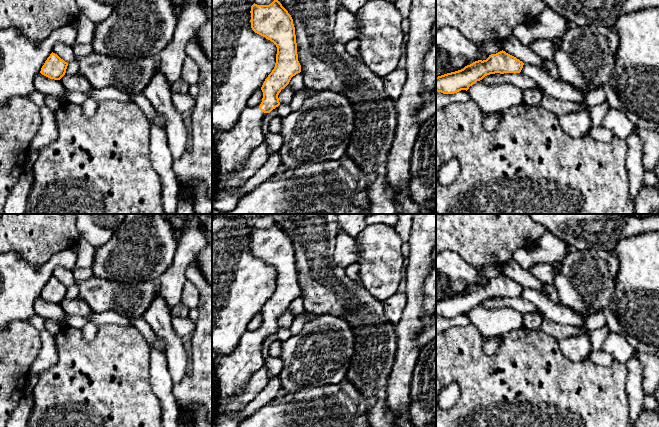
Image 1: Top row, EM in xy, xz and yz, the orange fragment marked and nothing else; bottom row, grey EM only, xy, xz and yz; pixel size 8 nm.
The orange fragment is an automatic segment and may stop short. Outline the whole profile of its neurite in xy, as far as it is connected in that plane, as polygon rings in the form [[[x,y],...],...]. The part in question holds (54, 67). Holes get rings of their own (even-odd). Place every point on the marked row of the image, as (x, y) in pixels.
[[[52,52],[42,66],[40,73],[50,79],[60,80],[65,75],[67,66],[67,62]]]

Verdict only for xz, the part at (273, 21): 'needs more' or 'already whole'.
needs more

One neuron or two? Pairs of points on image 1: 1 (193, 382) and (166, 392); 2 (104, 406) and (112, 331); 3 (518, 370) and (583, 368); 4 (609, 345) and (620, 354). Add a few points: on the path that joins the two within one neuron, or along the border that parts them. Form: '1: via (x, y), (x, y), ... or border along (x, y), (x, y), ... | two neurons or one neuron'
1: border along (172, 383), (172, 394), (181, 410) | two neurons
2: via (104, 387), (112, 373), (112, 350) | one neuron
3: via (534, 374), (567, 374) | one neuron
4: via (612, 346), (617, 351) | one neuron

